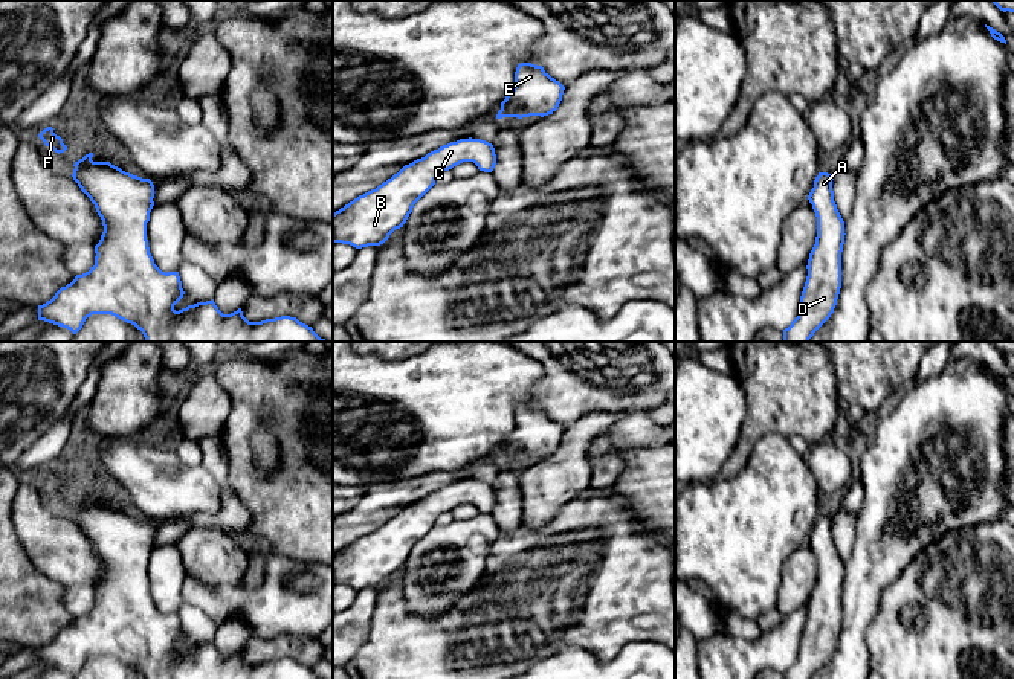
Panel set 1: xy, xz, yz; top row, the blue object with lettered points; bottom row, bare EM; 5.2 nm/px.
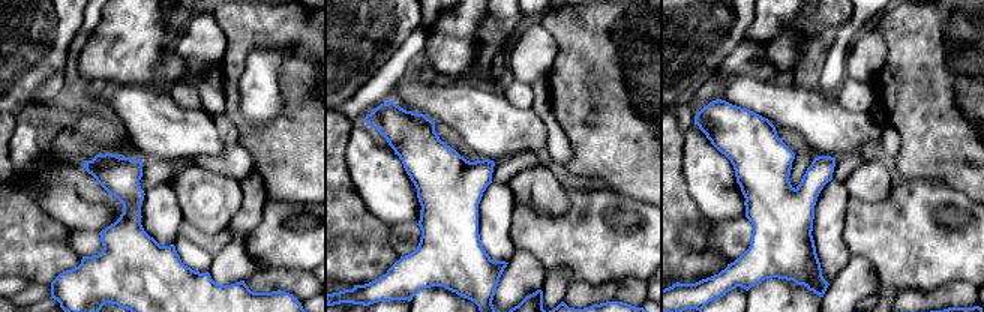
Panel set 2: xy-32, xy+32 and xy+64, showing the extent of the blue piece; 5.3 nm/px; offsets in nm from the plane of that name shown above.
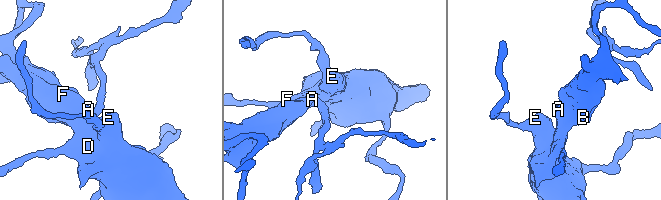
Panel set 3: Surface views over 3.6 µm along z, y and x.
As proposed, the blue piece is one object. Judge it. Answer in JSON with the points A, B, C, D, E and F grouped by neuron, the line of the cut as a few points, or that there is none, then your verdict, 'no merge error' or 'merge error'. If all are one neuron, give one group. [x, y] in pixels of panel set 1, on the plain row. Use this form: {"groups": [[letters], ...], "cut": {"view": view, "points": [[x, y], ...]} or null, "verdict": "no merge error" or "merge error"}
{"groups": [["A", "B", "C", "D", "E", "F"]], "cut": null, "verdict": "no merge error"}

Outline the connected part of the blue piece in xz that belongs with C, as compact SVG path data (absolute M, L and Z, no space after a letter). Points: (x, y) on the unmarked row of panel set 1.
M460 481L405 507L376 531L333 555L333 584L356 591L383 586L396 571L403 569L414 546L435 526L437 517L463 504L473 504L480 513L492 514L495 490L481 481Z

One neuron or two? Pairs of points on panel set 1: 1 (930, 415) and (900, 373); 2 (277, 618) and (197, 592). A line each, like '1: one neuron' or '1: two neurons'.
1: two neurons
2: one neuron

